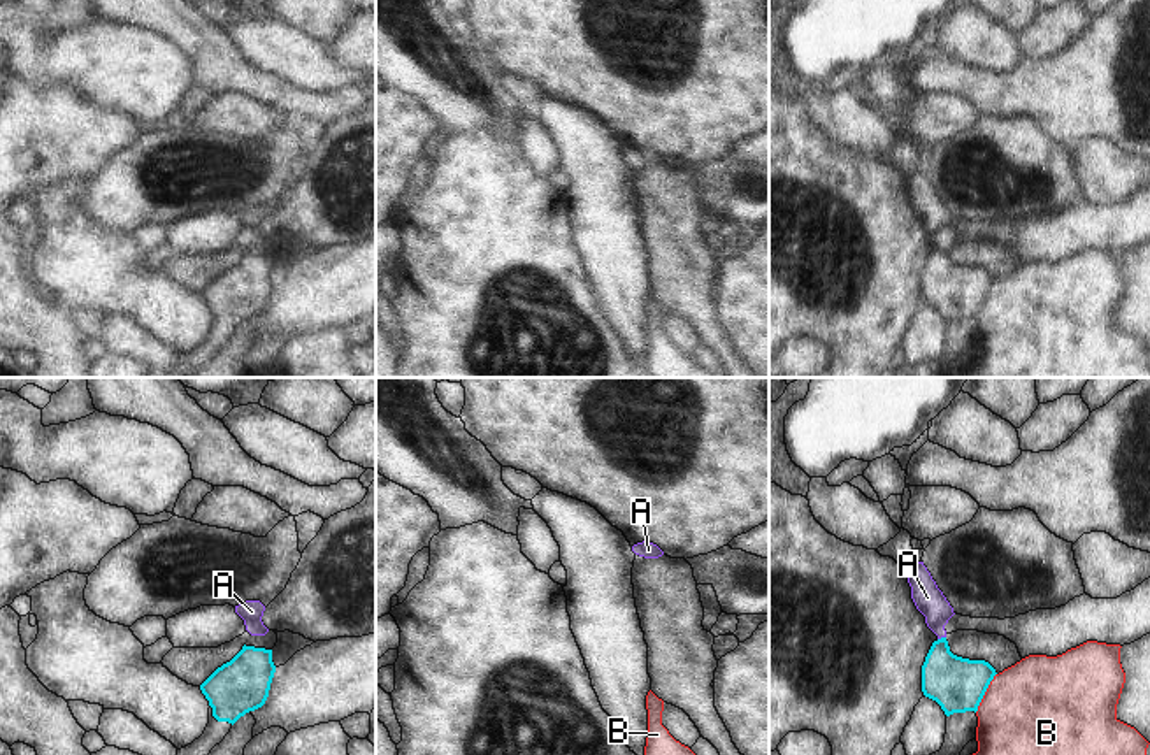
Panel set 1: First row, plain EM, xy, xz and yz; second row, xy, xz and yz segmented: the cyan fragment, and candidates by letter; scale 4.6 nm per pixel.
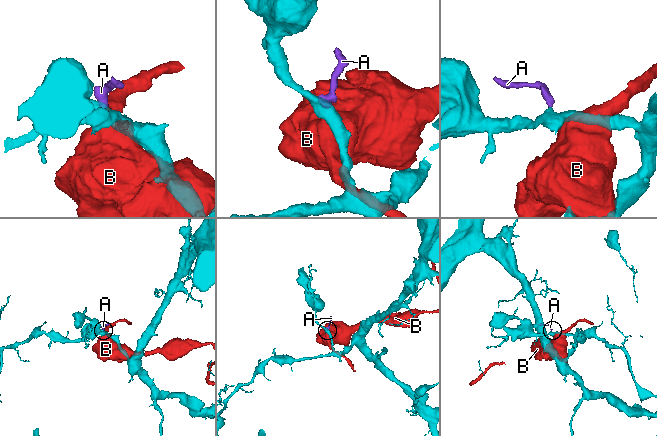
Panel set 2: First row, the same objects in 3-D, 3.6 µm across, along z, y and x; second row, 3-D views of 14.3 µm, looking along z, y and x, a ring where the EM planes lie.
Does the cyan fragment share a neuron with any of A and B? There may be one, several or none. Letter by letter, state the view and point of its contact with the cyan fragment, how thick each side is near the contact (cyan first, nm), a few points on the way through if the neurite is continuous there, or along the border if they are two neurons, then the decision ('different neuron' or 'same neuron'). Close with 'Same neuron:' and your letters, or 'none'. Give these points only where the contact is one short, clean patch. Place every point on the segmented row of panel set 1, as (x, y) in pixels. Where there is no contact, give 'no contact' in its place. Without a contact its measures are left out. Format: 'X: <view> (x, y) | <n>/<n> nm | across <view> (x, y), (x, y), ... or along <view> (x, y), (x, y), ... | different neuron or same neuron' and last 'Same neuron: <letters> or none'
A: yz (941, 638) | 240/140 nm | across yz (957, 685), (941, 669), (941, 638), (936, 608), (927, 597) | same neuron
B: yz (985, 690) | 240/440 nm | different neuron
Same neuron: A

